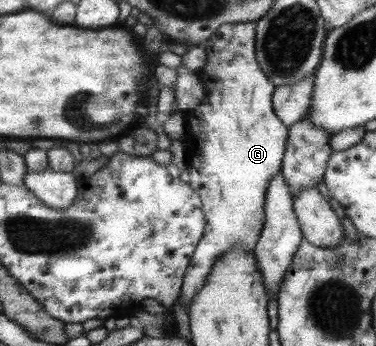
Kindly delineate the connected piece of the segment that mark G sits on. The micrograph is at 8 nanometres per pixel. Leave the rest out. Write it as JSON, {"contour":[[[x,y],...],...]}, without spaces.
{"contour":[[[257,22],[224,24],[210,37],[204,47],[207,51],[207,65],[199,73],[202,83],[206,86],[206,100],[194,110],[194,124],[190,131],[193,138],[190,150],[189,183],[201,195],[204,202],[207,226],[205,236],[193,254],[193,263],[183,283],[179,301],[190,313],[195,297],[206,287],[209,275],[221,257],[224,257],[234,245],[242,245],[245,251],[255,251],[266,223],[266,200],[269,187],[274,178],[282,172],[285,153],[289,140],[289,126],[276,114],[273,97],[276,86],[262,72],[258,64],[256,46]]]}

